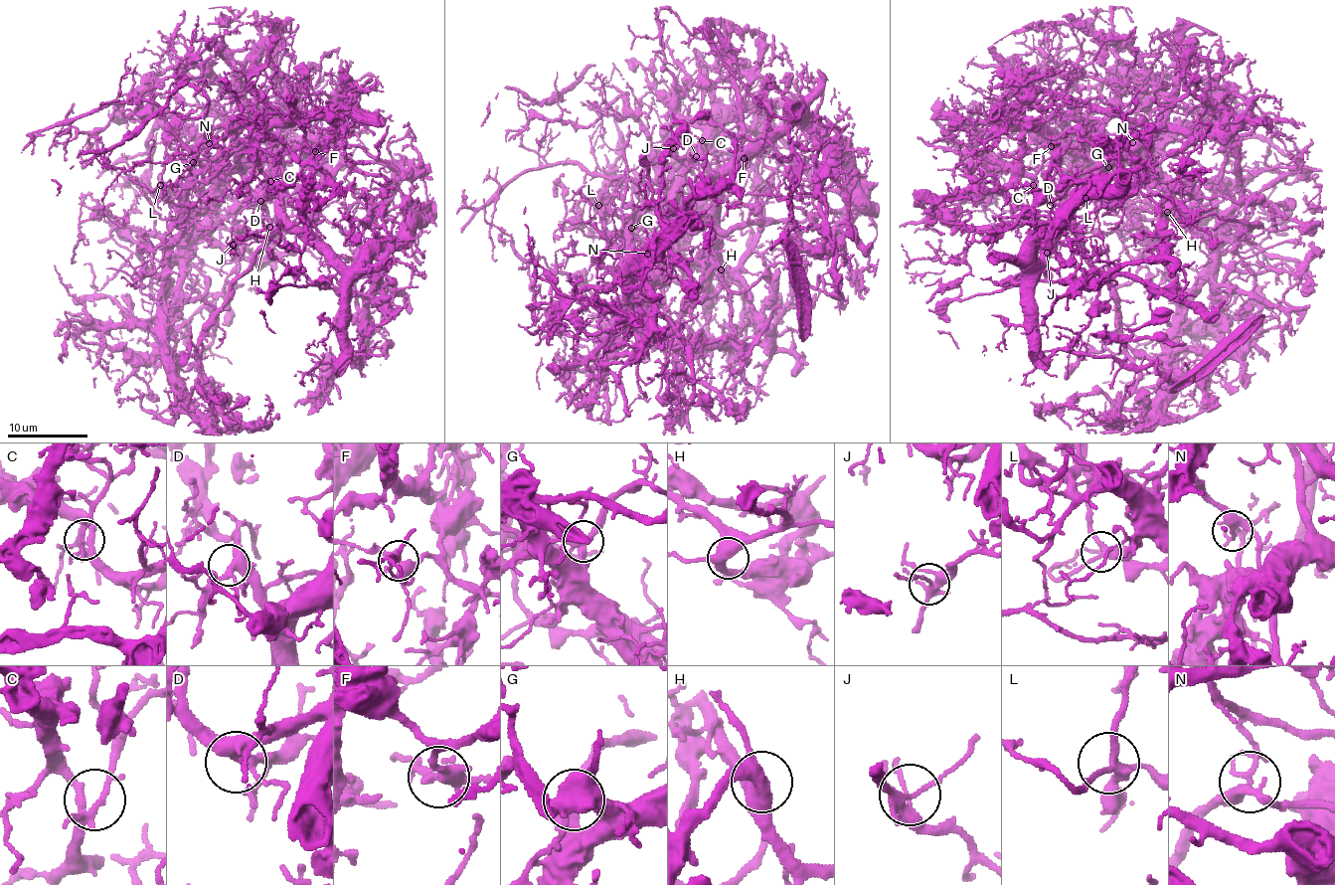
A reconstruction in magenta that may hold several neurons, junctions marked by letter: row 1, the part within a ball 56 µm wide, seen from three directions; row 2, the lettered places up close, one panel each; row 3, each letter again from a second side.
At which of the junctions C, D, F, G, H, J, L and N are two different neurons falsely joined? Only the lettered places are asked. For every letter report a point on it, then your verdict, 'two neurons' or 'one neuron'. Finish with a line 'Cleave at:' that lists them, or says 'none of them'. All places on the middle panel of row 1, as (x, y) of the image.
C: place (702, 140); one neuron
D: place (696, 156); one neuron
F: place (744, 158); one neuron
G: place (631, 228); two neurons
H: place (721, 269); one neuron
J: place (673, 148); one neuron
L: place (598, 205); one neuron
N: place (647, 254); two neurons
Cleave at: G, N

